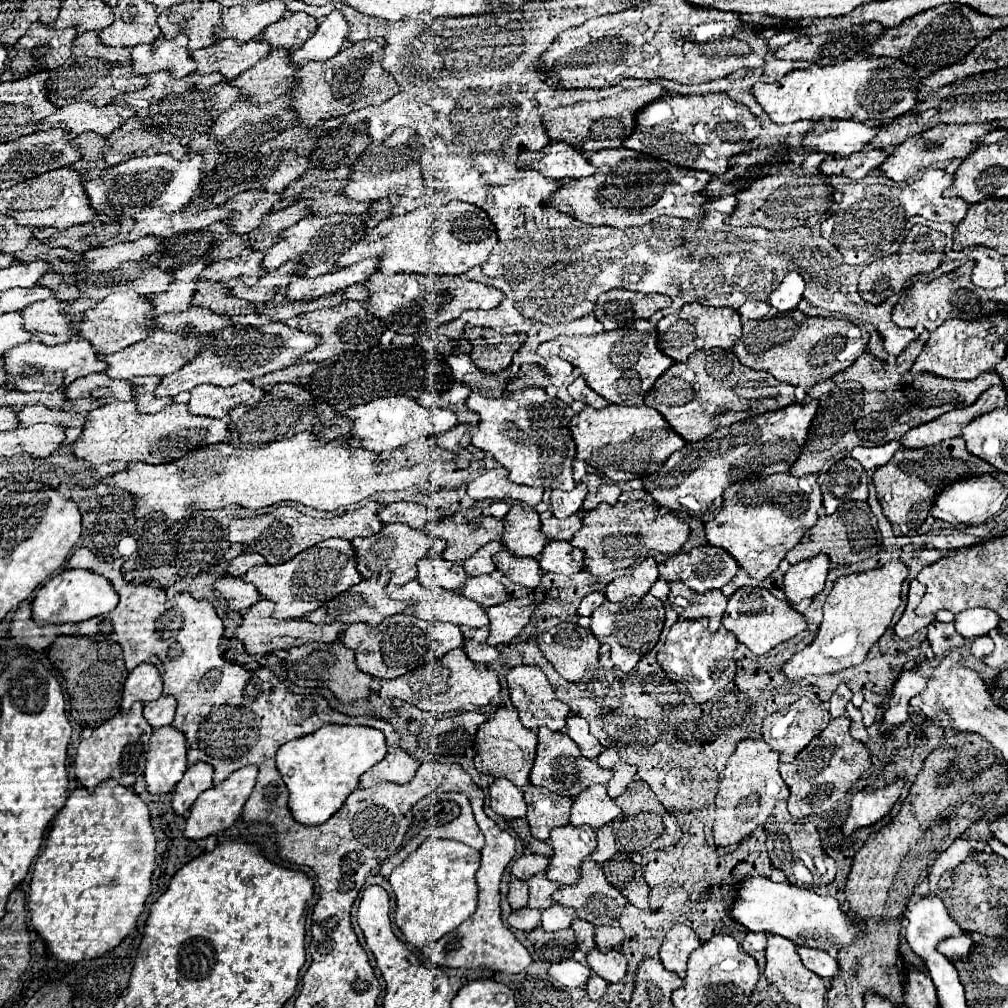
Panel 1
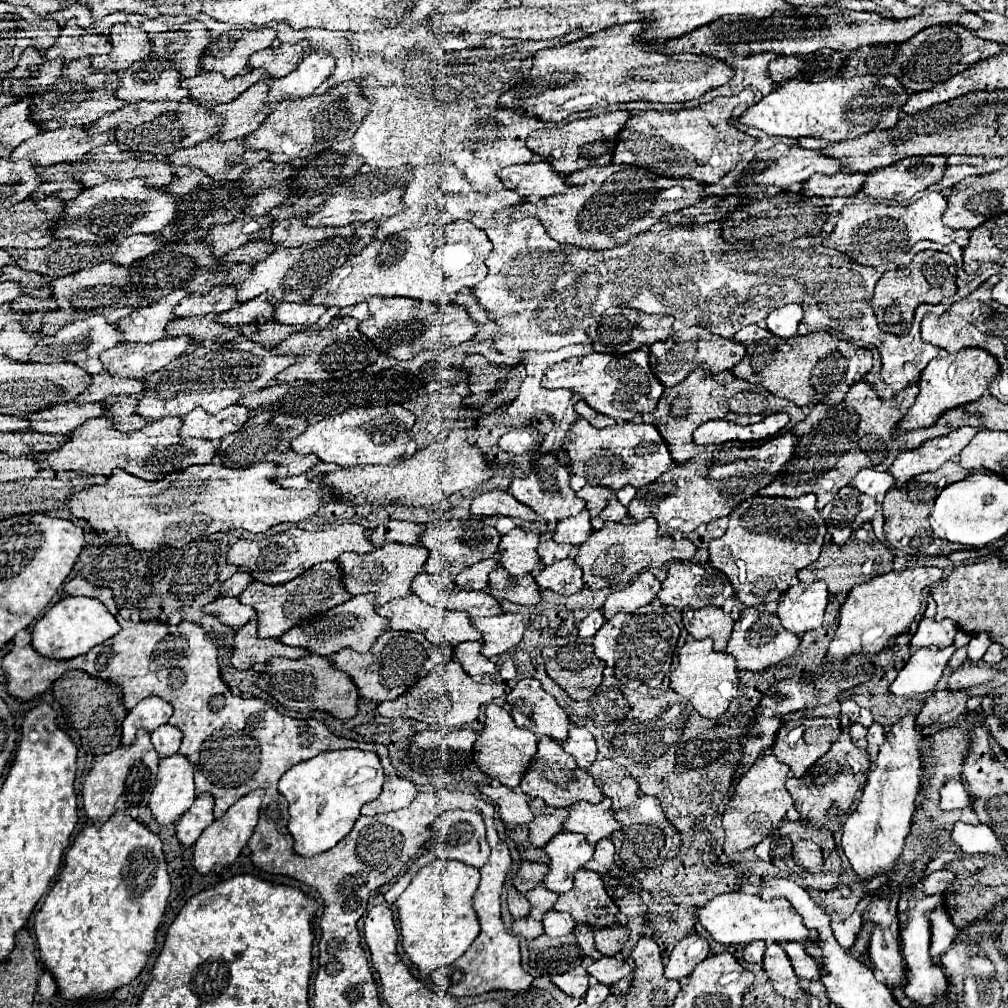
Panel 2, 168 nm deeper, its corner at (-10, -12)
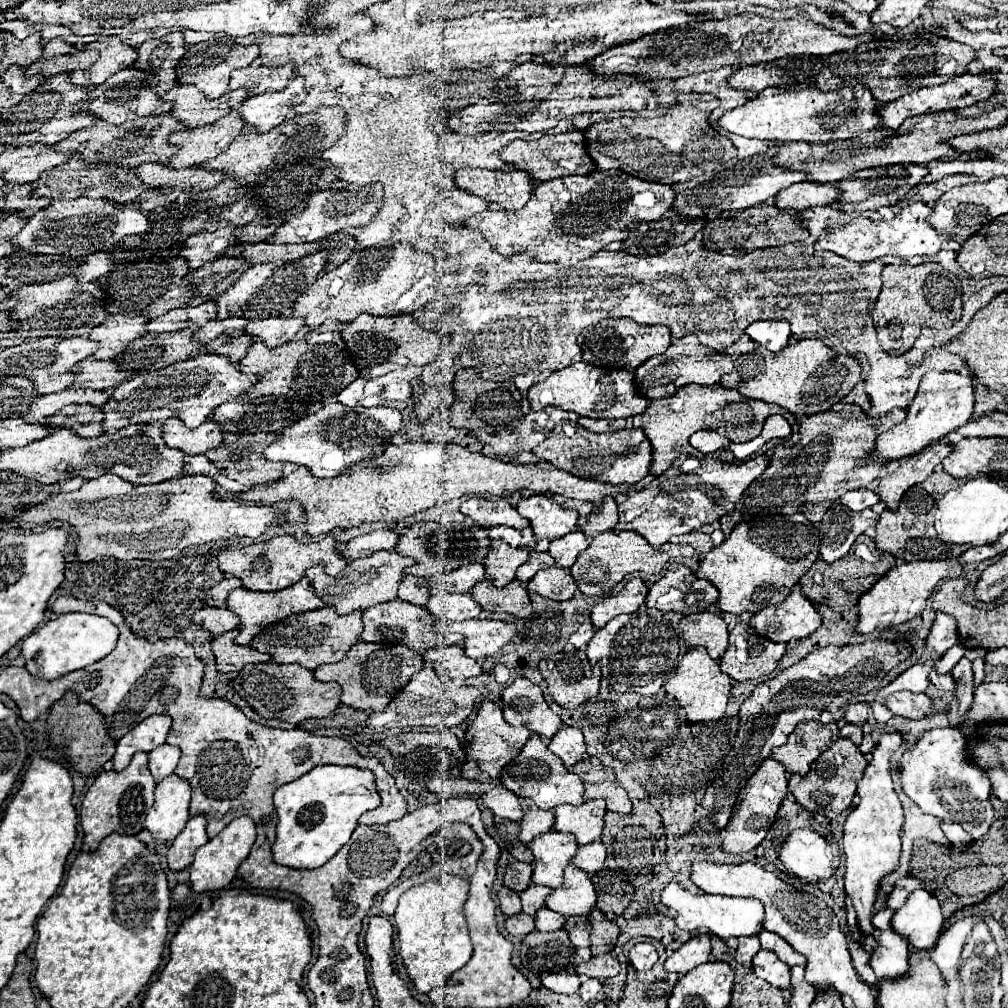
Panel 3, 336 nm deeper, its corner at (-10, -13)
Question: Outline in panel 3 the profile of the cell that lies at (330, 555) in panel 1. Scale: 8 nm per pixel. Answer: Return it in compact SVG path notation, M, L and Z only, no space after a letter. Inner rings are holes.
M303 577L295 585L291 585L287 589L281 589L281 591L251 591L247 587L239 587L227 599L227 609L237 613L239 619L241 619L241 631L237 635L239 645L249 645L249 641L261 629L265 629L271 623L283 621L283 617L291 617L291 615L299 615L299 613L313 611L313 609L323 609L323 607L327 607L327 603L319 599L319 595L313 591L307 577Z

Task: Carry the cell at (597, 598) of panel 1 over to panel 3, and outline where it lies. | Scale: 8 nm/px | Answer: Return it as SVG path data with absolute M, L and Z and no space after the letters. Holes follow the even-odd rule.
M587 621L587 623L583 623L571 637L569 637L569 643L573 645L573 647L577 647L577 649L587 649L587 643L591 641L591 637L593 637L593 633L595 633L595 627L591 625L591 621Z

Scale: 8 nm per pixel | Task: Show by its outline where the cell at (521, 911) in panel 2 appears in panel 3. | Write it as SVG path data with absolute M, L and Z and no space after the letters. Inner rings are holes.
M503 887L499 891L499 909L503 911L503 915L511 917L511 915L517 915L521 911L521 897L519 893Z

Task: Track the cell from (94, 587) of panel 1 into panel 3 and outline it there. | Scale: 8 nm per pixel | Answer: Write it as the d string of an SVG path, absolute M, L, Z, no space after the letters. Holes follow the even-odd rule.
M63 613L31 633L21 647L25 657L25 667L35 677L55 679L73 669L83 669L99 659L103 659L117 645L119 629L105 617L89 613Z

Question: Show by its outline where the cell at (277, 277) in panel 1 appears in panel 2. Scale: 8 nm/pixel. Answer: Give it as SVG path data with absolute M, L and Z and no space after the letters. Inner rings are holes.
M253 298L245 304L239 304L217 316L217 322L223 326L241 326L241 324L261 324L263 320L271 320L273 306L265 304L263 298Z

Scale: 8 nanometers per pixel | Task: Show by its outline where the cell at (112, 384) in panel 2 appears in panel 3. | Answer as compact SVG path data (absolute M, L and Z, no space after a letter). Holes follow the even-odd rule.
M63 389L59 393L51 393L45 397L39 397L29 413L25 413L27 421L41 421L43 417L55 415L57 411L61 411L65 405L71 403L93 403L93 405L105 405L109 401L109 393L107 391L99 391L99 389Z

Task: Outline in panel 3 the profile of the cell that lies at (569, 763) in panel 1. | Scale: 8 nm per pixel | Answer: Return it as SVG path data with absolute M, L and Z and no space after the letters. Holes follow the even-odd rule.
M531 735L527 745L523 747L523 753L519 753L519 757L515 761L511 761L511 765L507 765L507 769L503 769L501 783L503 783L503 787L513 791L515 795L533 799L539 809L555 809L563 803L581 805L585 801L583 799L585 783L581 781L581 777L575 775L573 771L569 771L559 761L559 757L555 757L547 749L547 745L541 741L539 735Z

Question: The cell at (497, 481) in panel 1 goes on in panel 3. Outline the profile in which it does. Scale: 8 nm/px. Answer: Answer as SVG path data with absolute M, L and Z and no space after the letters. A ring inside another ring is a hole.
M473 497L461 505L461 513L477 521L481 527L495 527L495 525L509 525L515 529L529 527L527 519L517 513L513 505L505 499L481 499Z

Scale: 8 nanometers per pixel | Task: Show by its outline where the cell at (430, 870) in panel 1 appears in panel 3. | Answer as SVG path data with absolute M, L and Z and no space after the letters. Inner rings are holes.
M441 875L441 877L429 879L421 885L407 889L399 899L399 907L393 915L397 929L399 929L399 953L403 957L407 973L413 979L415 989L419 993L429 993L433 987L443 985L447 981L447 977L451 977L453 971L461 969L471 959L473 947L471 947L471 939L469 939L467 919L463 915L463 905L467 901L467 893L469 893L469 881L465 877Z

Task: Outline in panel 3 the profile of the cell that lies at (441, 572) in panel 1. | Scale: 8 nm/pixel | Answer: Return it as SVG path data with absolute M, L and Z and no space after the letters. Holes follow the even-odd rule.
M407 575L399 587L399 599L413 605L427 605L429 601L429 581L421 577Z

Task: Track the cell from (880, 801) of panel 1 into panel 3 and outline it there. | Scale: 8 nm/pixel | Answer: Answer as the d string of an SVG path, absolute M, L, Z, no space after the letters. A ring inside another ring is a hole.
M885 733L881 735L873 759L865 769L863 779L859 781L857 795L861 797L859 805L849 813L843 825L843 849L847 859L845 873L845 891L851 897L851 905L857 915L857 927L863 935L873 935L873 915L875 915L875 899L879 895L881 879L891 875L899 867L901 853L901 827L903 827L903 807L893 787L891 775L891 757L903 745L901 733Z

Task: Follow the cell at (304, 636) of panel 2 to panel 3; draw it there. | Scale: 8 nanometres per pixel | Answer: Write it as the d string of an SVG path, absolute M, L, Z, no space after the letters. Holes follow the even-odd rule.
M323 607L319 611L301 613L269 625L251 641L251 647L261 653L269 653L275 663L299 663L307 669L317 669L319 665L337 663L339 659L343 659L347 651L359 641L361 631L361 611L339 615L337 609Z

